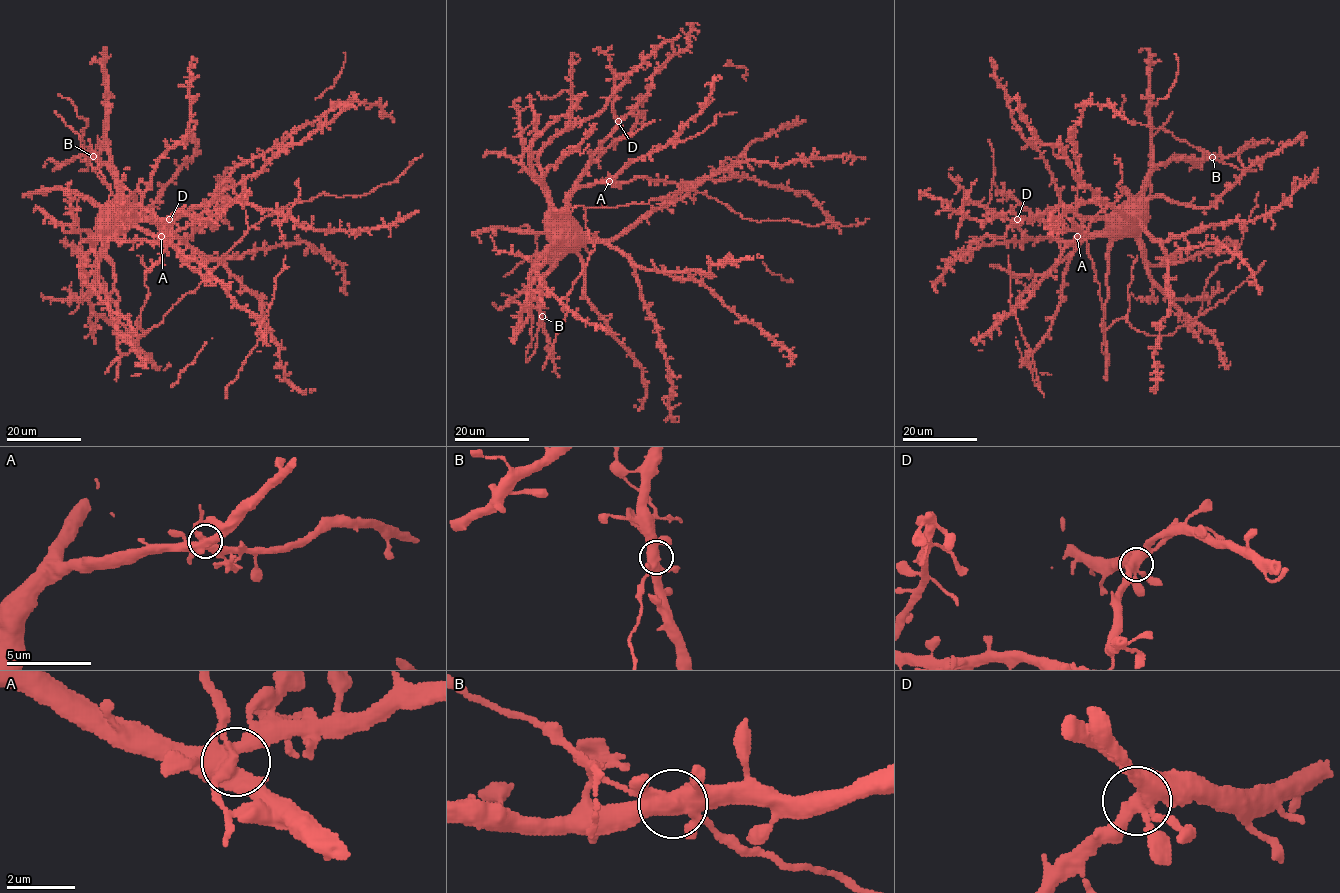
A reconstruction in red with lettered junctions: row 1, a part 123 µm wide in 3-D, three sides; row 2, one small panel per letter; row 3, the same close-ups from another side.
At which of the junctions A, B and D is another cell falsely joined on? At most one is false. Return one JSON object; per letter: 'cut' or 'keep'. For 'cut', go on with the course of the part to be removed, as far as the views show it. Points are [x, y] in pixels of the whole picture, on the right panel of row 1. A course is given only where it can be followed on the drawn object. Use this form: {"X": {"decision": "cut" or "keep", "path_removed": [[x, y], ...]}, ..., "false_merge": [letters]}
{"A": {"decision": "keep"}, "B": {"decision": "keep"}, "D": {"decision": "keep"}, "false_merge": []}

